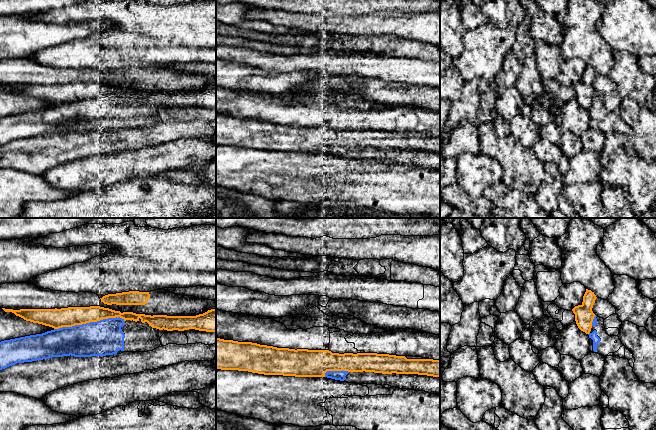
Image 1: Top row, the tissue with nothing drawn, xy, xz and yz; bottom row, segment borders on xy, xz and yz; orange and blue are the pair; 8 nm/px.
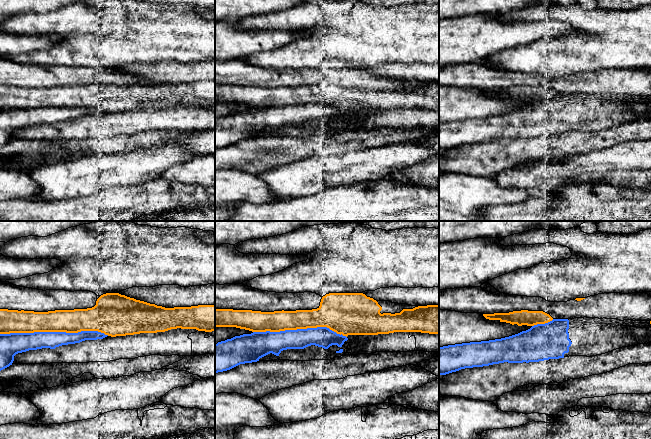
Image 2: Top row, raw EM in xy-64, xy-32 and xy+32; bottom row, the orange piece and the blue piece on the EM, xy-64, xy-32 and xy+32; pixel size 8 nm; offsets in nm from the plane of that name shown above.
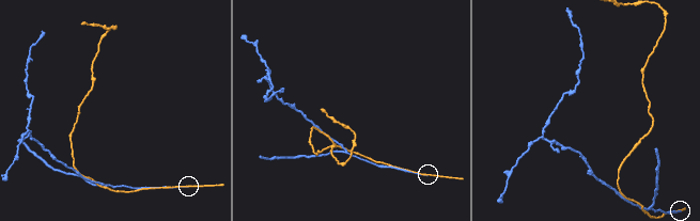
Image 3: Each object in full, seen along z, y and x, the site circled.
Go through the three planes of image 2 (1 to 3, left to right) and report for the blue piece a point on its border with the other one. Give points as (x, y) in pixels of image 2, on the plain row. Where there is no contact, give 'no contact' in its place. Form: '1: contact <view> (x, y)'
1: contact xy-64 (54, 107)
2: contact xy-32 (300, 104)
3: contact xy+32 (542, 99)

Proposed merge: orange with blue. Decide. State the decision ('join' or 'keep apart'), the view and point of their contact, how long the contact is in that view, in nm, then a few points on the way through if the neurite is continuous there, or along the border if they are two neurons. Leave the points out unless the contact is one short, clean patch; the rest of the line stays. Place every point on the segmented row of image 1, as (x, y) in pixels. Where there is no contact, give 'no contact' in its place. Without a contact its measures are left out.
keep apart; contact xy (89, 322); length 550 nm

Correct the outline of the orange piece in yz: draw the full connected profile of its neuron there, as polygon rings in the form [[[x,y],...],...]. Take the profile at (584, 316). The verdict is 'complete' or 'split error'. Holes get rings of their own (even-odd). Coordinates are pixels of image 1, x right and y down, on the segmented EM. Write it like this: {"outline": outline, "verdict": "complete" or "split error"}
{"outline": [[[586,289],[582,304],[572,309],[578,328],[586,334],[590,333],[593,319],[596,316],[592,311],[596,298],[594,292]]], "verdict": "complete"}

